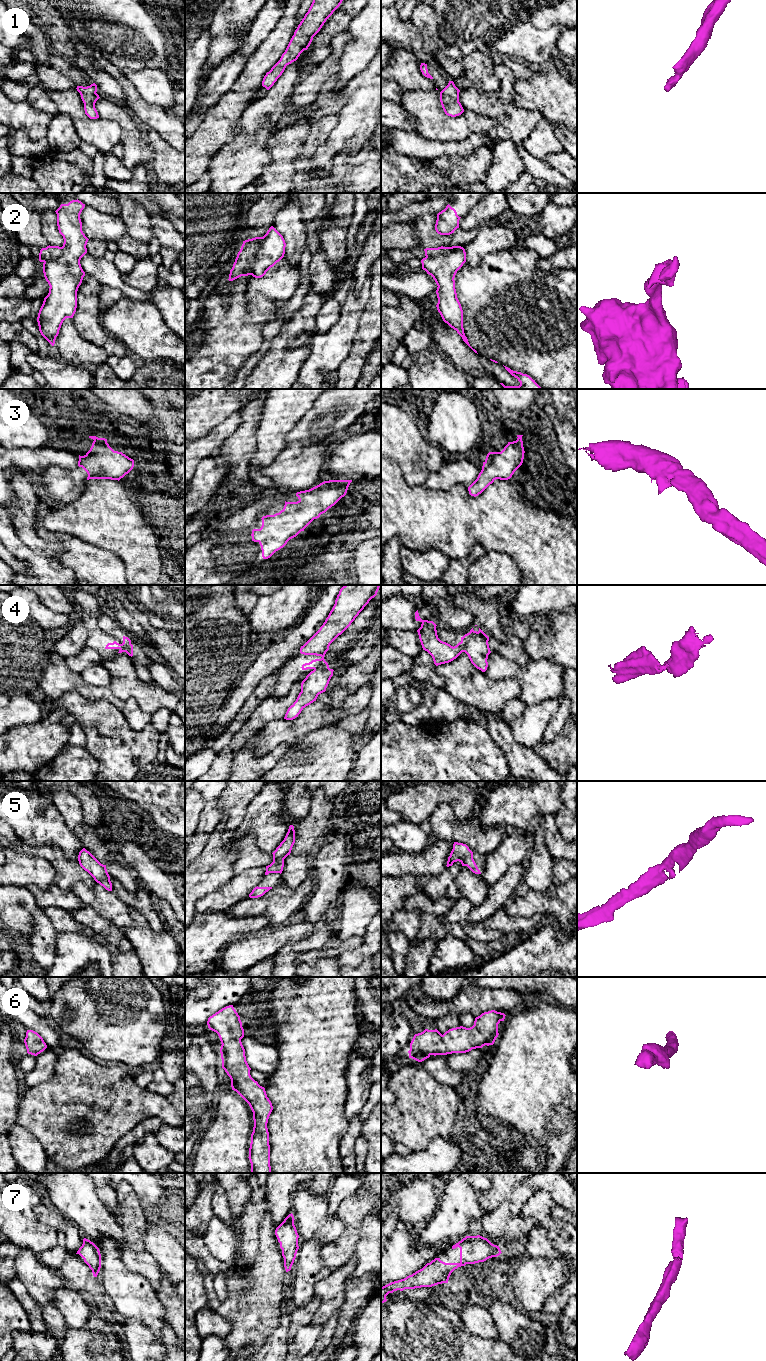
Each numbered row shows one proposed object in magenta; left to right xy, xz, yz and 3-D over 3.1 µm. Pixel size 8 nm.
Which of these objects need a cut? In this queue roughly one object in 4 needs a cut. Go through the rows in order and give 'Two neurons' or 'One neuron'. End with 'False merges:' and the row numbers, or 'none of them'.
1: One neuron
2: Two neurons
3: One neuron
4: Two neurons
5: One neuron
6: One neuron
7: One neuron
False merges: 2, 4

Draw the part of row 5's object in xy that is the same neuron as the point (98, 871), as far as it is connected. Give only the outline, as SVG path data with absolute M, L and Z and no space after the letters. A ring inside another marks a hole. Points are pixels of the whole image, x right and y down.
M83 848L78 855L80 866L106 890L112 891L112 883L106 865L101 864L89 851Z

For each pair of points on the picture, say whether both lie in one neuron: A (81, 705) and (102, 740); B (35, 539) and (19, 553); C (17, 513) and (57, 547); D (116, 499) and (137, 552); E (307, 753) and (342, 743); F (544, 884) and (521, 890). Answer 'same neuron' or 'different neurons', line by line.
A: same neuron
B: different neurons
C: same neuron
D: same neuron
E: same neuron
F: same neuron

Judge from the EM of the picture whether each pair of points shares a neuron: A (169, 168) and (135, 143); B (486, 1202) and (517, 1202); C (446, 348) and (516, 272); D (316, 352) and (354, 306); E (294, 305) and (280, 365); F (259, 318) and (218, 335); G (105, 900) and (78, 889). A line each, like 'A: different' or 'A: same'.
A: different
B: same
C: different
D: same
E: different
F: same
G: same

